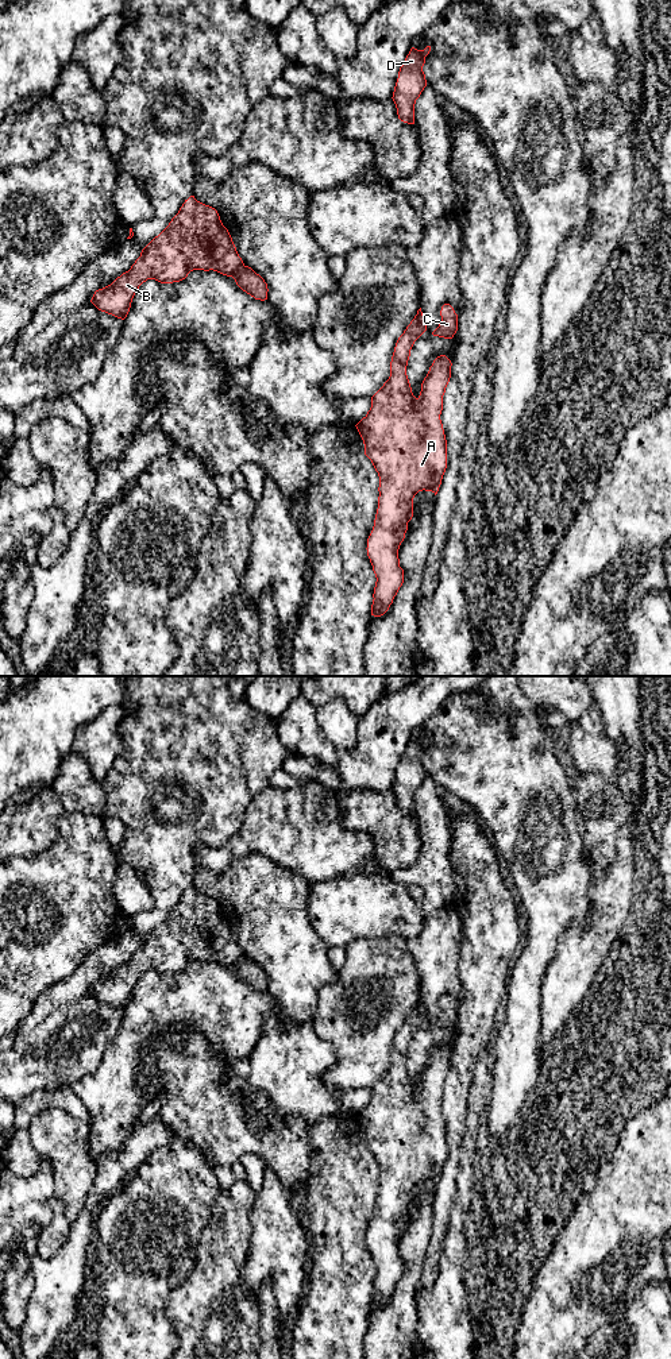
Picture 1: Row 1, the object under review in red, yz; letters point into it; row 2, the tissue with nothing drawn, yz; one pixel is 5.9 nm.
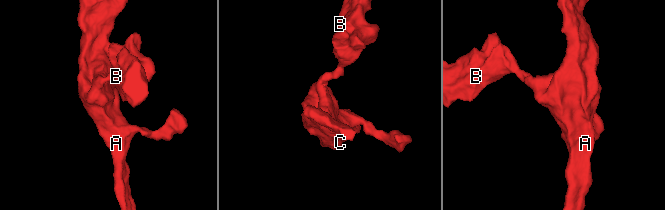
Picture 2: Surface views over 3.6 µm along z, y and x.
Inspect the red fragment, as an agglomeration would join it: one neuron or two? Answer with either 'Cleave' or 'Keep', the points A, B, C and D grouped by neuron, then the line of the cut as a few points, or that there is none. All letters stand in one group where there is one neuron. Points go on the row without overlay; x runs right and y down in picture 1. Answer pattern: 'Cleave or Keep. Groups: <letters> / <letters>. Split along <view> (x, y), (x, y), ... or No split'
Cleave. Groups: A C D / B. Split along yz (243, 956), (231, 966)

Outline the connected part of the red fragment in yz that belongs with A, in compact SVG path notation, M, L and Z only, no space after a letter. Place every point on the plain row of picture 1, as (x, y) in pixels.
M421 999L398 1028L390 1053L390 1067L371 1088L371 1099L355 1116L365 1135L365 1146L371 1151L379 1167L378 1200L373 1221L367 1229L367 1247L377 1273L373 1285L371 1306L383 1306L404 1274L398 1240L405 1229L408 1213L413 1208L413 1189L419 1182L435 1186L447 1159L447 1131L440 1111L443 1086L451 1069L451 1051L437 1047L421 1074L416 1089L406 1066L406 1057L414 1032L427 1022Z

